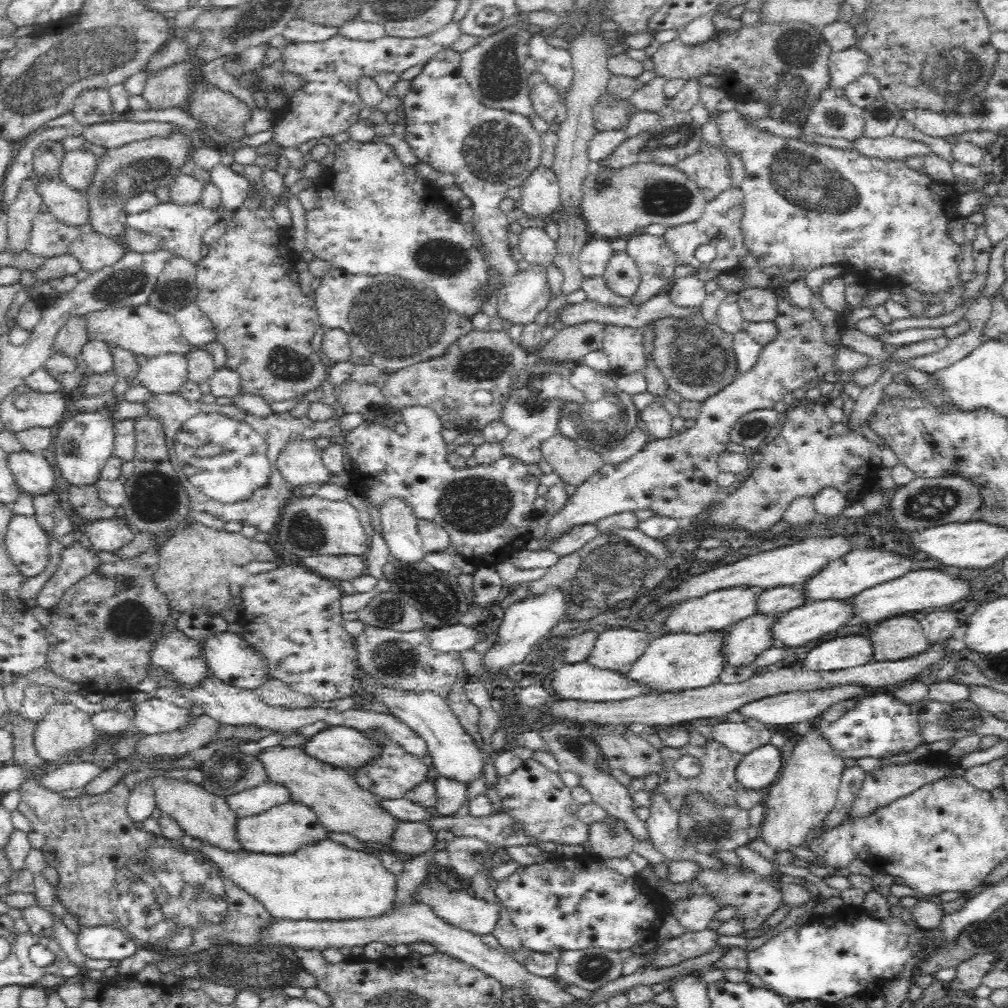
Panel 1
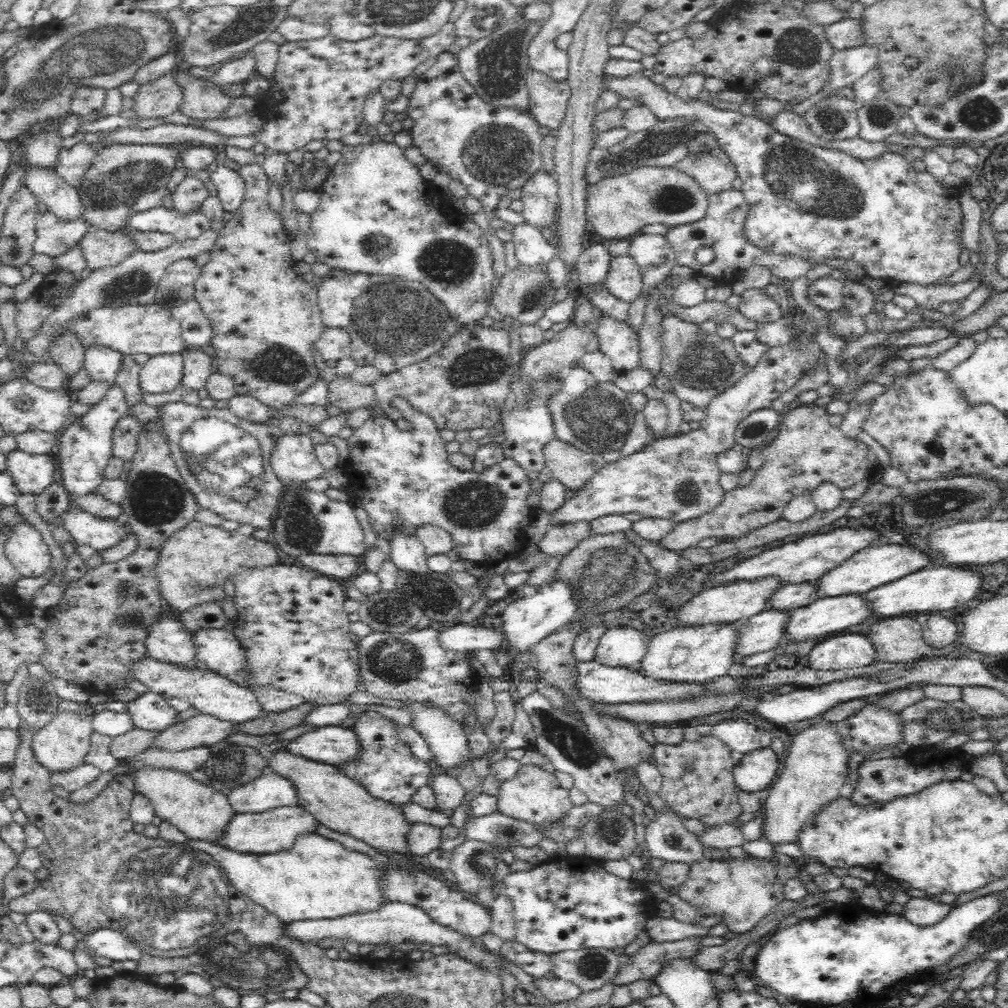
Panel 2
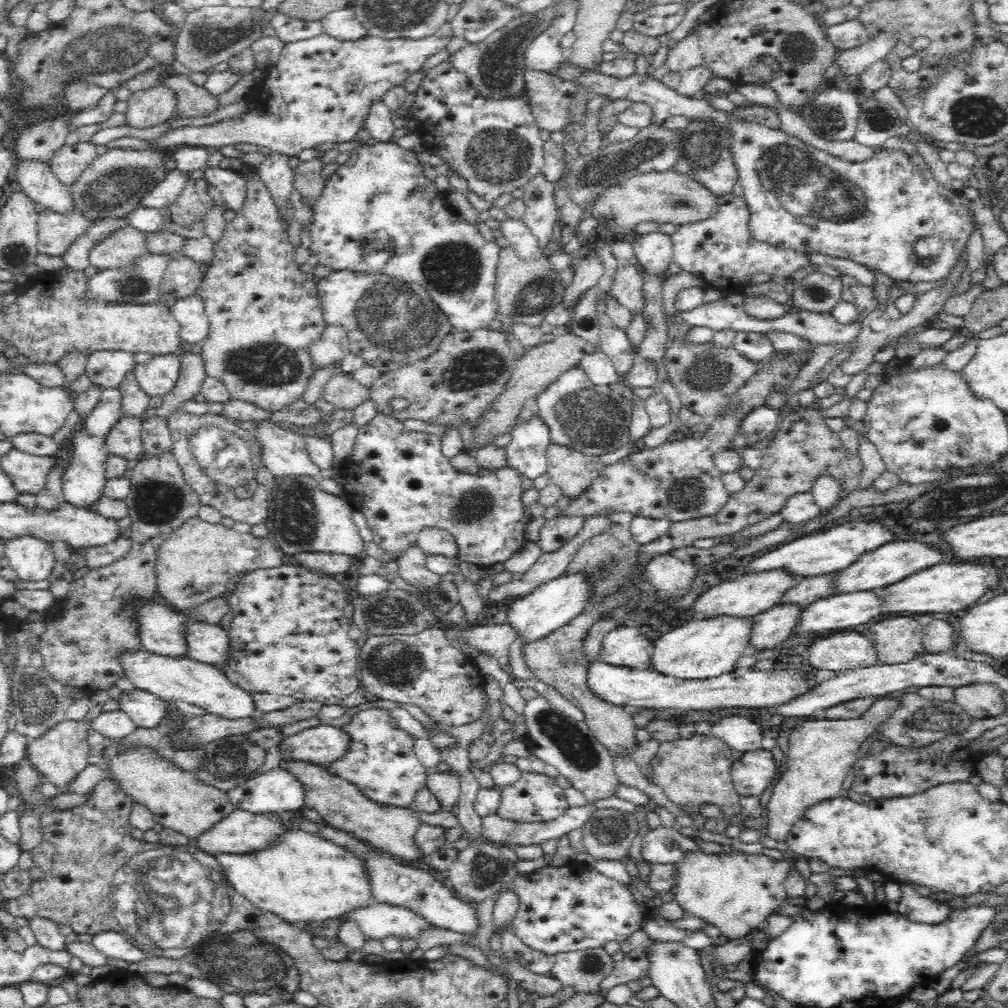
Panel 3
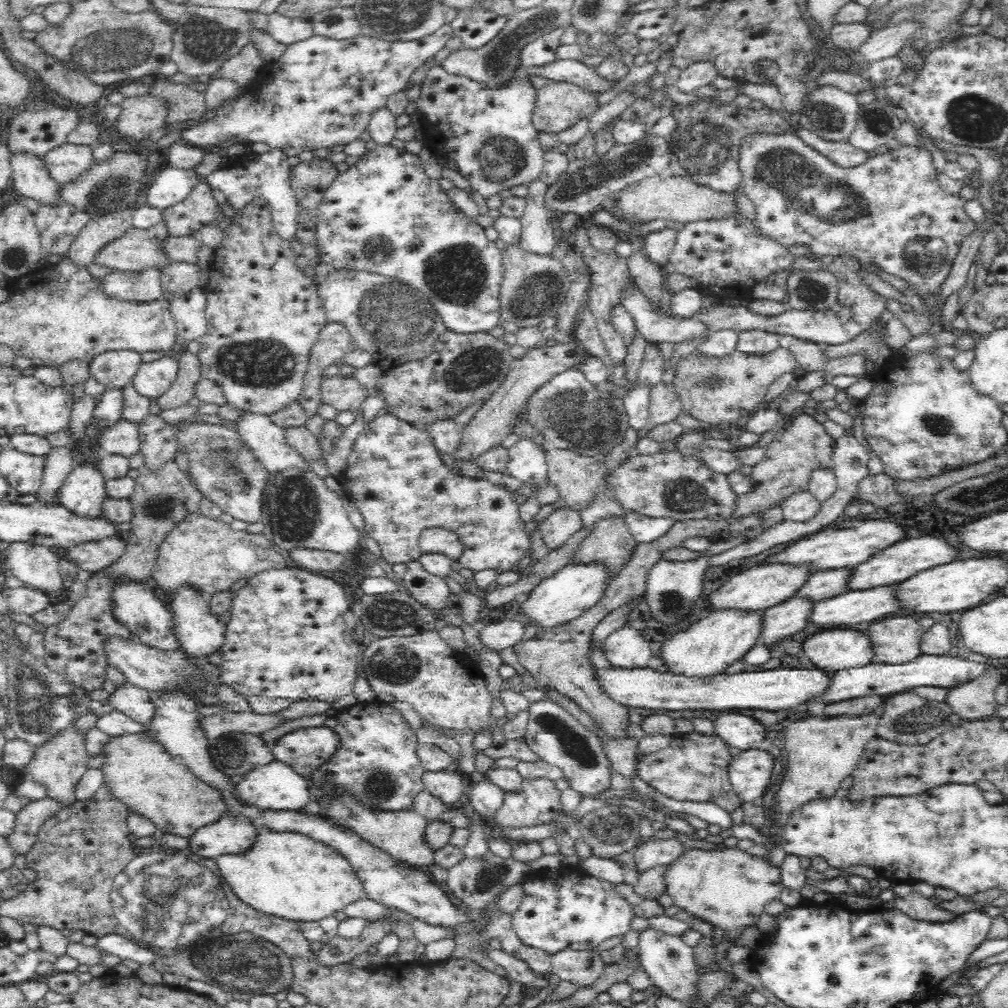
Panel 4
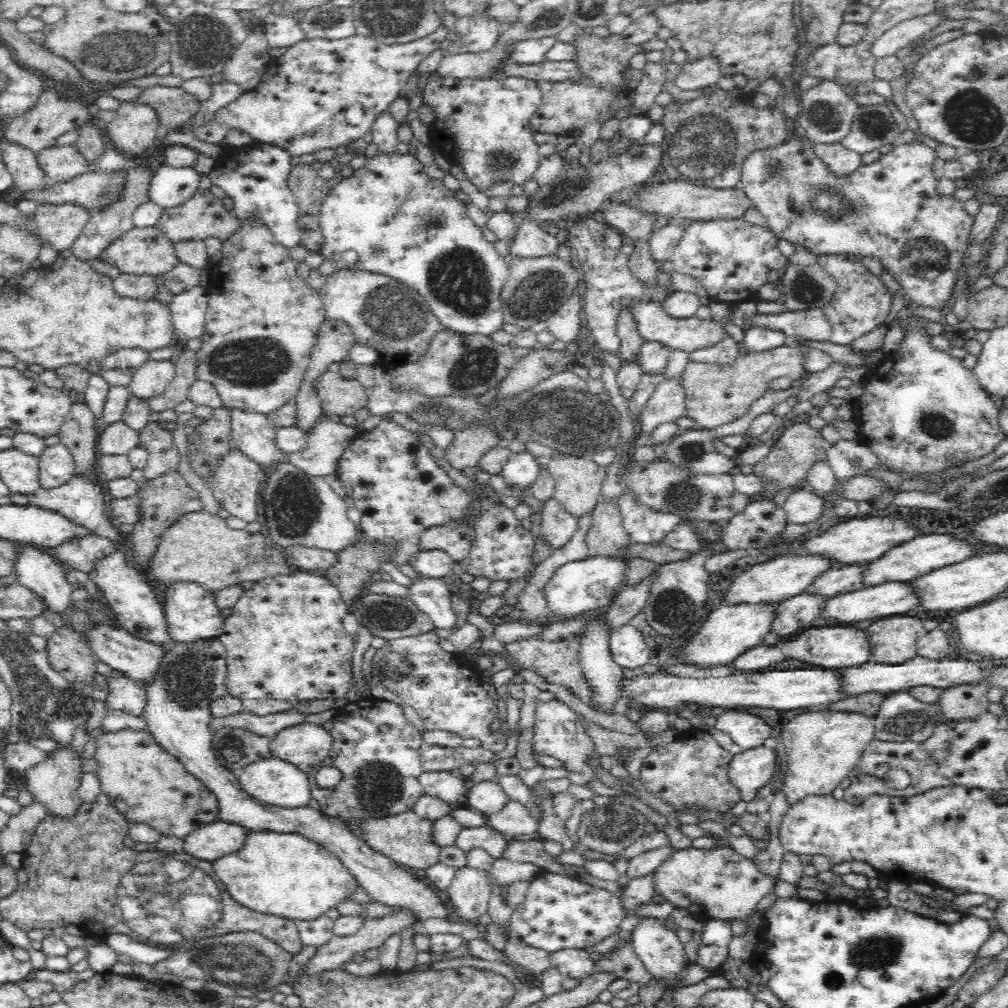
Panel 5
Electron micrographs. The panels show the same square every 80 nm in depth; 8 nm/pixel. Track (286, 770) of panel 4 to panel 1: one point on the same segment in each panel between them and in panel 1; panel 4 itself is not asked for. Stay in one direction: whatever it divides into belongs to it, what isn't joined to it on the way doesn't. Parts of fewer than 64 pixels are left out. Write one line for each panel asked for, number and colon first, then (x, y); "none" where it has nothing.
1: (255, 801)
2: (269, 791)
3: (275, 791)

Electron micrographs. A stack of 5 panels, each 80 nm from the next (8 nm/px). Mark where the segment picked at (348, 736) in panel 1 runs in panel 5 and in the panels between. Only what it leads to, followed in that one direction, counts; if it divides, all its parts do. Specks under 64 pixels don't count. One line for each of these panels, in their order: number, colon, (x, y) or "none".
2: (333, 745)
3: (323, 744)
4: (306, 749)
5: (305, 745)

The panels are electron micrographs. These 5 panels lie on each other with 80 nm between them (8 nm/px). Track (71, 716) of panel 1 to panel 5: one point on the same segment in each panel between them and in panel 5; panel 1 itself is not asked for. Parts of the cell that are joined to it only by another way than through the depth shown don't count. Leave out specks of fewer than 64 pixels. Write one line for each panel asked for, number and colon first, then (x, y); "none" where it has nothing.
2: (61, 746)
3: (61, 754)
4: (59, 765)
5: (54, 782)

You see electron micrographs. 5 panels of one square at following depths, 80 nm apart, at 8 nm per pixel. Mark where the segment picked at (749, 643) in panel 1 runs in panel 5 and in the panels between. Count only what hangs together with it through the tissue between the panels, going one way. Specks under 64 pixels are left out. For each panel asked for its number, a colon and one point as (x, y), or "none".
2: (761, 632)
3: (773, 626)
4: (782, 620)
5: (794, 614)

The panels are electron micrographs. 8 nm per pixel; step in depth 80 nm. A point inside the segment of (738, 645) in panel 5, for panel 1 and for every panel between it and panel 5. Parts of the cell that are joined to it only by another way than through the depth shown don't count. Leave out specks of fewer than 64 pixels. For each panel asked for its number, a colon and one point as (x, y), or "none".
1: (674, 662)
2: (697, 655)
3: (700, 649)
4: (716, 640)

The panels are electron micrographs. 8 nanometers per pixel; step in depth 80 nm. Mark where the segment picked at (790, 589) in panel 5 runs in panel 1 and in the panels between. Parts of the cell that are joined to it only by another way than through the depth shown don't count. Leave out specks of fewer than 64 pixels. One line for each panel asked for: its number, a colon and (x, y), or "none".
1: (718, 610)
2: (729, 603)
3: (744, 596)
4: (756, 589)

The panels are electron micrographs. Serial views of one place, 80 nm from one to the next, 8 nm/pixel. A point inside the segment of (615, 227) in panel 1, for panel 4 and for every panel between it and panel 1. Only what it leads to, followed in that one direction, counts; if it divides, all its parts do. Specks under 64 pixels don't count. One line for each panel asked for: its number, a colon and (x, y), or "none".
2: (618, 206)
3: (670, 196)
4: (677, 198)

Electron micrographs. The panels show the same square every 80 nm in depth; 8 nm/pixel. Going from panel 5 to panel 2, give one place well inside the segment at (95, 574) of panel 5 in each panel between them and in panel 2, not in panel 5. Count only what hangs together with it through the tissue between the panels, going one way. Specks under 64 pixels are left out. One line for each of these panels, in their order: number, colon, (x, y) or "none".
2: (169, 641)
3: (162, 631)
4: (134, 605)

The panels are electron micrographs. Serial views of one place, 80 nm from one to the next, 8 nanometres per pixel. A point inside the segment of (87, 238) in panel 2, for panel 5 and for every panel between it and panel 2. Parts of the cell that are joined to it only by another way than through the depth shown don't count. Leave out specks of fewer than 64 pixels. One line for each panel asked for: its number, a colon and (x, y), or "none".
3: (118, 249)
4: (137, 250)
5: (142, 251)

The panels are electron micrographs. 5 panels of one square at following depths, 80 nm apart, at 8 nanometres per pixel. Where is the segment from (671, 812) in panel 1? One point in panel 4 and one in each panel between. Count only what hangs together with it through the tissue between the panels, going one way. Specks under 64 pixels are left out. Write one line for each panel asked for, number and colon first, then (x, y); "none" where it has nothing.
2: (667, 840)
3: (661, 845)
4: (663, 852)

